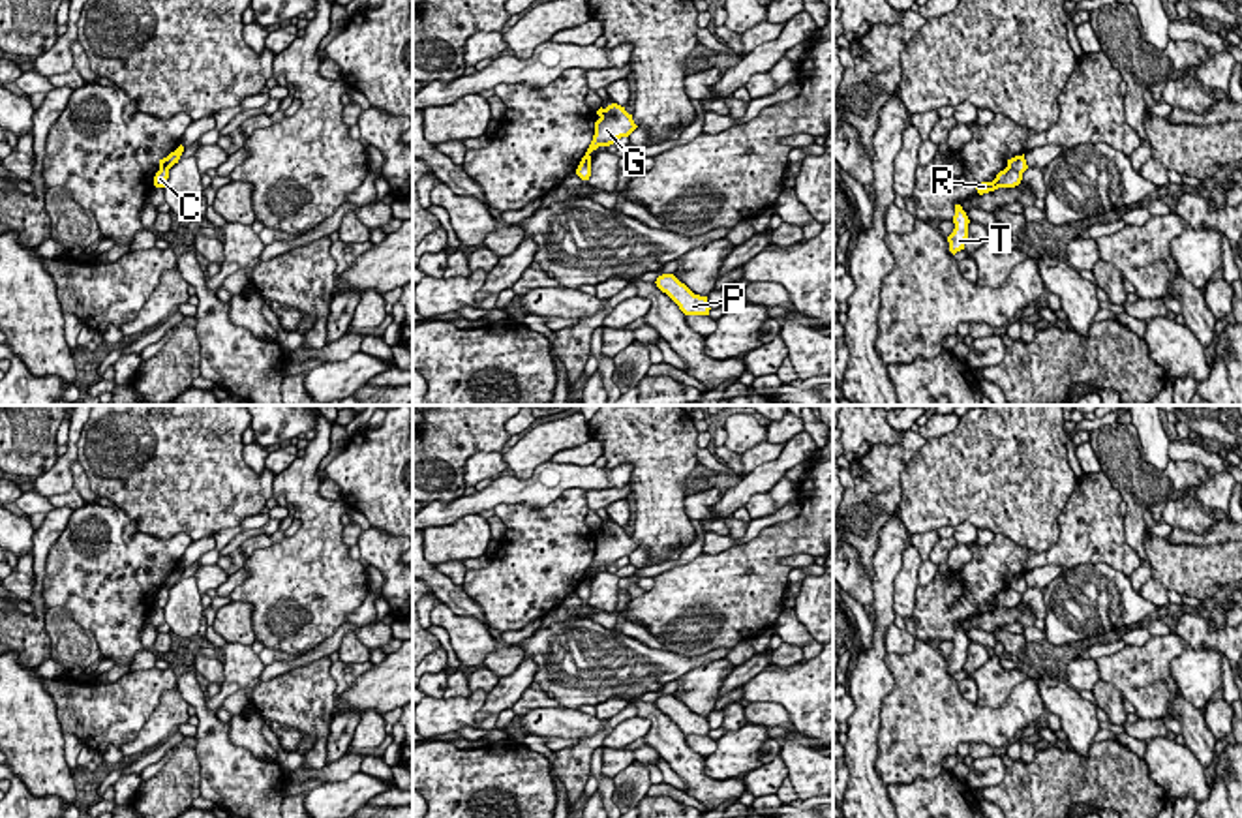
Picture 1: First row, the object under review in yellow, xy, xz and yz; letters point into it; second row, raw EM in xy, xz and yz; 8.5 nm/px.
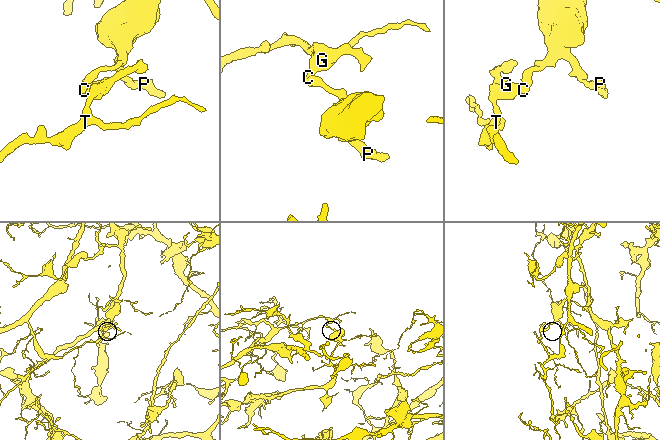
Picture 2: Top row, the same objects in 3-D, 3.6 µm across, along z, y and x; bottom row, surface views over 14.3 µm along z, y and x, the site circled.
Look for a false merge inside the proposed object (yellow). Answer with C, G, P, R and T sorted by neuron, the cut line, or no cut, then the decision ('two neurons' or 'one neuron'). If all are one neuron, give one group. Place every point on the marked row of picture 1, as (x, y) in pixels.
C G R T / P; cut in yz along (1008, 164), (1021, 175); two neurons

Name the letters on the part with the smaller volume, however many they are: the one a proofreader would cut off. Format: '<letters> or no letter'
C, G, R, T

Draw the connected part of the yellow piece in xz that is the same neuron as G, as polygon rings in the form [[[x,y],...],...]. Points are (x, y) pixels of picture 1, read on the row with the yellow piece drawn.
[[[612,103],[606,109],[598,109],[597,114],[600,116],[595,122],[595,135],[593,141],[582,158],[580,163],[591,161],[591,152],[598,146],[610,146],[621,137],[629,137],[638,126],[632,120],[632,114],[625,111],[625,107]]]

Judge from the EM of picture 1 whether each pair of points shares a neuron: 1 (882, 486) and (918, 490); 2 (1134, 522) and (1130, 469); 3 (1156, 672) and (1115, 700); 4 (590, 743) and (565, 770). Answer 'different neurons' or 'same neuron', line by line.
1: different neurons
2: same neuron
3: different neurons
4: same neuron

